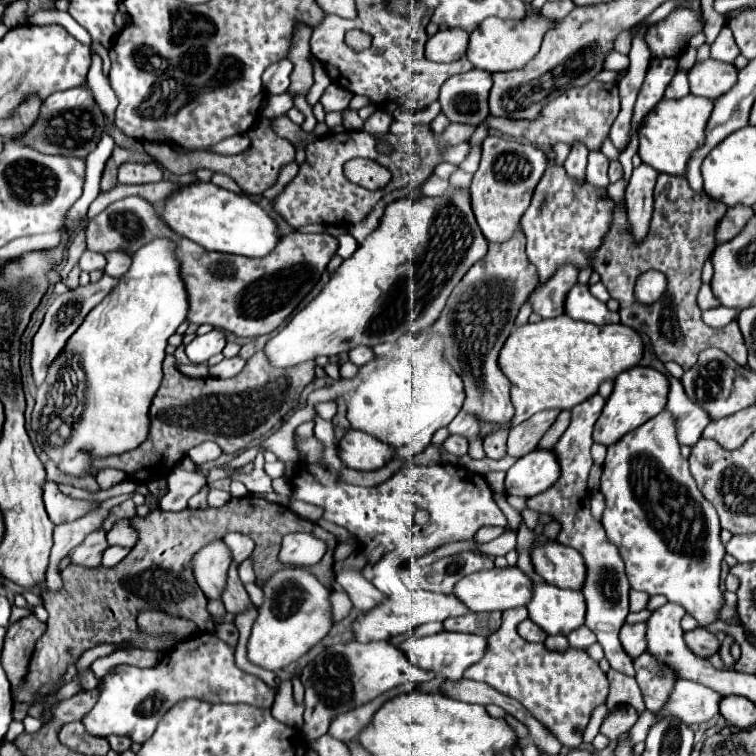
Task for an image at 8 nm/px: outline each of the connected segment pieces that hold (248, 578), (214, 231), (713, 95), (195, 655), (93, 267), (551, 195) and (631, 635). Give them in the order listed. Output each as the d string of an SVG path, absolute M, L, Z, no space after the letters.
M250 558L246 559L243 563L241 563L241 565L239 565L238 574L244 584L256 581L256 576L253 571Z
M191 183L169 195L161 209L163 221L207 251L263 257L277 245L279 233L273 219L247 195L235 195L213 183Z
M715 59L697 61L689 71L691 93L707 99L717 99L737 83L737 69L731 63L721 63Z
M199 633L197 637L189 639L189 643L181 643L181 647L177 647L175 651L165 655L157 665L153 665L149 669L139 669L133 665L117 665L107 677L103 677L103 683L105 683L105 687L103 687L95 707L81 719L81 723L85 725L85 731L95 737L127 735L135 743L147 741L153 735L159 719L179 699L195 697L195 699L205 699L209 703L247 703L247 705L263 707L263 709L271 707L273 699L275 699L273 689L269 689L259 677L249 675L249 673L241 671L239 667L235 667L233 649L211 633Z
M85 251L79 259L79 267L83 271L105 271L105 257L101 253L93 253L93 251Z
M545 151L545 157L549 161L547 171L535 187L529 209L521 217L527 237L527 257L537 267L541 283L547 283L559 267L569 263L579 271L593 267L589 255L601 247L603 237L609 233L615 207L605 187L595 187L587 179L575 181L561 165L555 165L555 151Z
M625 623L623 629L621 629L621 643L623 643L625 651L633 659L647 651L645 633L647 633L647 625L645 623Z

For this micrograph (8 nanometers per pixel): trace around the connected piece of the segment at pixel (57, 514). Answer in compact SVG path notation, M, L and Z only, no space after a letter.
M45 481L45 485L43 485L43 503L49 513L49 519L55 525L75 521L81 515L85 515L87 511L91 511L93 507L97 507L97 503L81 503L77 499L63 495L59 491L57 483L51 483L51 481Z

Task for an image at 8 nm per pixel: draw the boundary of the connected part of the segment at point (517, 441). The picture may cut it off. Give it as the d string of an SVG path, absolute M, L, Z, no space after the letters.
M539 411L533 417L529 417L527 421L519 423L517 427L511 427L509 431L509 439L507 439L507 455L513 457L523 457L527 453L531 453L539 439L545 435L545 431L551 427L551 423L557 419L559 411Z

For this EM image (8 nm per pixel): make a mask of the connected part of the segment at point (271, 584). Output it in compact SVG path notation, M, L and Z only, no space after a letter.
M285 565L275 571L263 585L263 603L257 607L257 617L247 643L247 657L251 663L275 671L285 669L303 657L315 643L319 643L333 627L329 589L305 567Z

